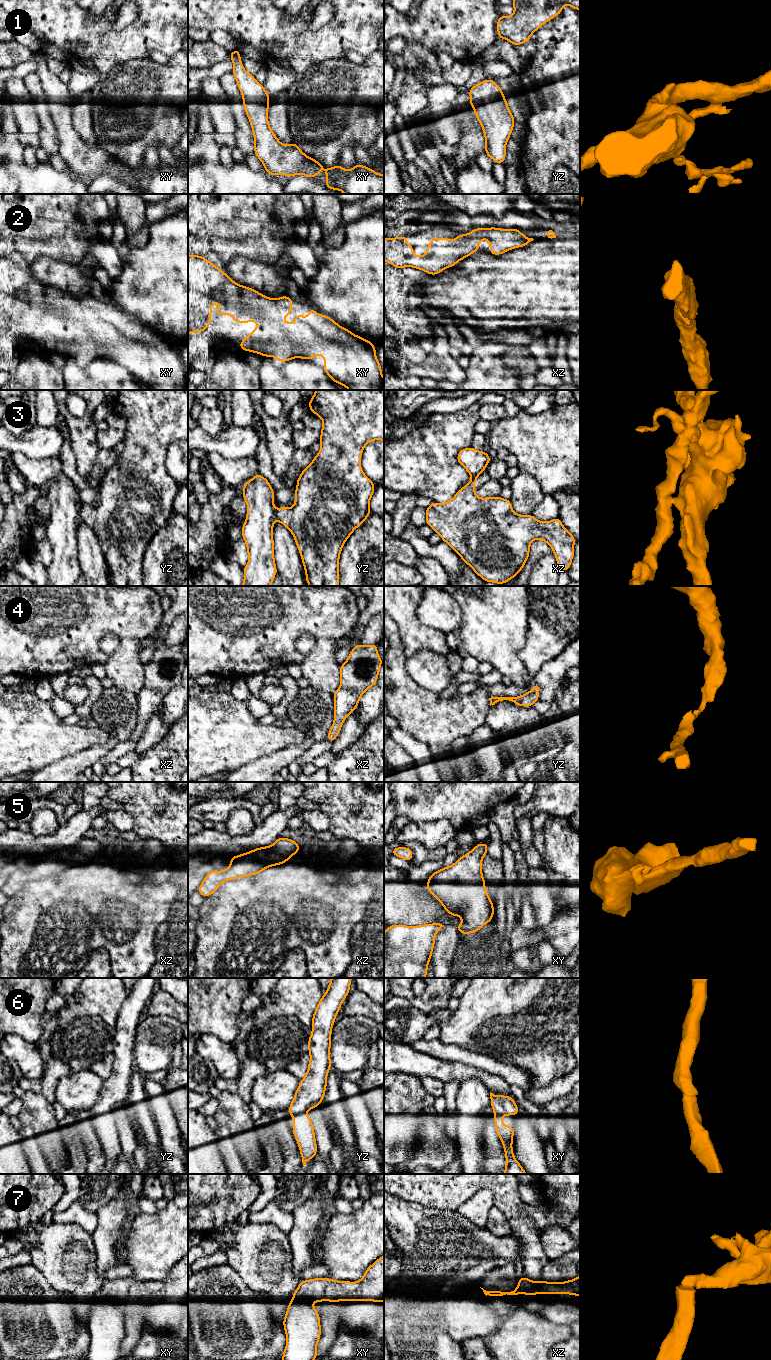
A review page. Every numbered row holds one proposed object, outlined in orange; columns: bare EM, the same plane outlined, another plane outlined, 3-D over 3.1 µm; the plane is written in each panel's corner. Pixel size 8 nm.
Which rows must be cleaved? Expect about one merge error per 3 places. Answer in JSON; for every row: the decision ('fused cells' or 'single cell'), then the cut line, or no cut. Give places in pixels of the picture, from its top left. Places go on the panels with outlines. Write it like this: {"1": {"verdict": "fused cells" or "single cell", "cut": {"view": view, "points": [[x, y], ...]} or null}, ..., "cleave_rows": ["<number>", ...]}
{"1": {"verdict": "single cell", "cut": null}, "2": {"verdict": "single cell", "cut": null}, "3": {"verdict": "fused cells", "cut": {"view": "yz", "points": [[274, 508], [276, 518]]}}, "4": {"verdict": "single cell", "cut": null}, "5": {"verdict": "single cell", "cut": null}, "6": {"verdict": "single cell", "cut": null}, "7": {"verdict": "fused cells", "cut": {"view": "xy", "points": [[293, 1299], [309, 1301]]}}, "cleave_rows": ["3", "7"]}

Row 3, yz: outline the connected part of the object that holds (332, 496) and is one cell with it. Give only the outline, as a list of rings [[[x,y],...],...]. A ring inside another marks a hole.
[[[315,390],[314,396],[309,399],[310,412],[319,416],[323,421],[321,436],[319,443],[320,451],[316,454],[312,462],[301,472],[297,479],[295,490],[294,506],[275,508],[276,519],[289,529],[292,533],[296,546],[301,555],[302,564],[306,572],[305,579],[309,586],[339,586],[339,558],[341,550],[354,530],[366,521],[366,518],[371,514],[369,504],[371,497],[375,491],[373,481],[370,480],[361,468],[360,459],[363,454],[364,447],[373,440],[384,441],[384,390]]]

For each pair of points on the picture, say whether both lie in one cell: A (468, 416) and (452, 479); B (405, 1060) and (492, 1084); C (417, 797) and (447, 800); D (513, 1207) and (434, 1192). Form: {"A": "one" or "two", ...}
{"A": "one", "B": "one", "C": "one", "D": "one"}

